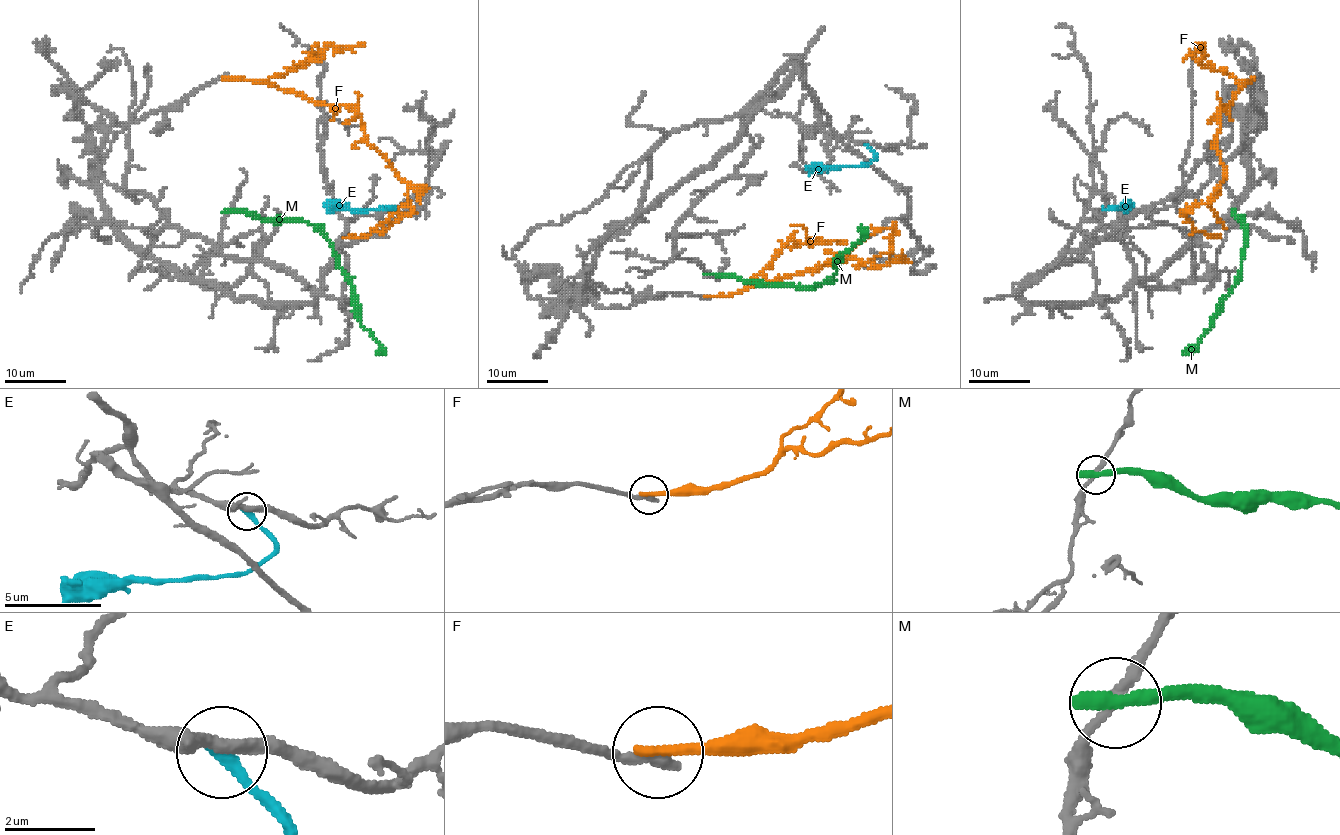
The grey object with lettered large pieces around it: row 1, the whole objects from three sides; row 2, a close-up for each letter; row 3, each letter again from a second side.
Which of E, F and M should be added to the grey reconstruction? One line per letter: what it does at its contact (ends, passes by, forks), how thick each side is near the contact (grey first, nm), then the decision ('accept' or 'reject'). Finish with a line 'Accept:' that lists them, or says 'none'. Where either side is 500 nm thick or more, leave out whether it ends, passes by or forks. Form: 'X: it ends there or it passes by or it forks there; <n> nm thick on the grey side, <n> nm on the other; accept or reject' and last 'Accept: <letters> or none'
E: it ends there; 320 nm thick on the grey side, 280 nm on the other; reject
F: it ends there; 320 nm thick on the grey side, 280 nm on the other; reject
M: it ends there; 190 nm thick on the grey side, 400 nm on the other; reject
Accept: none

